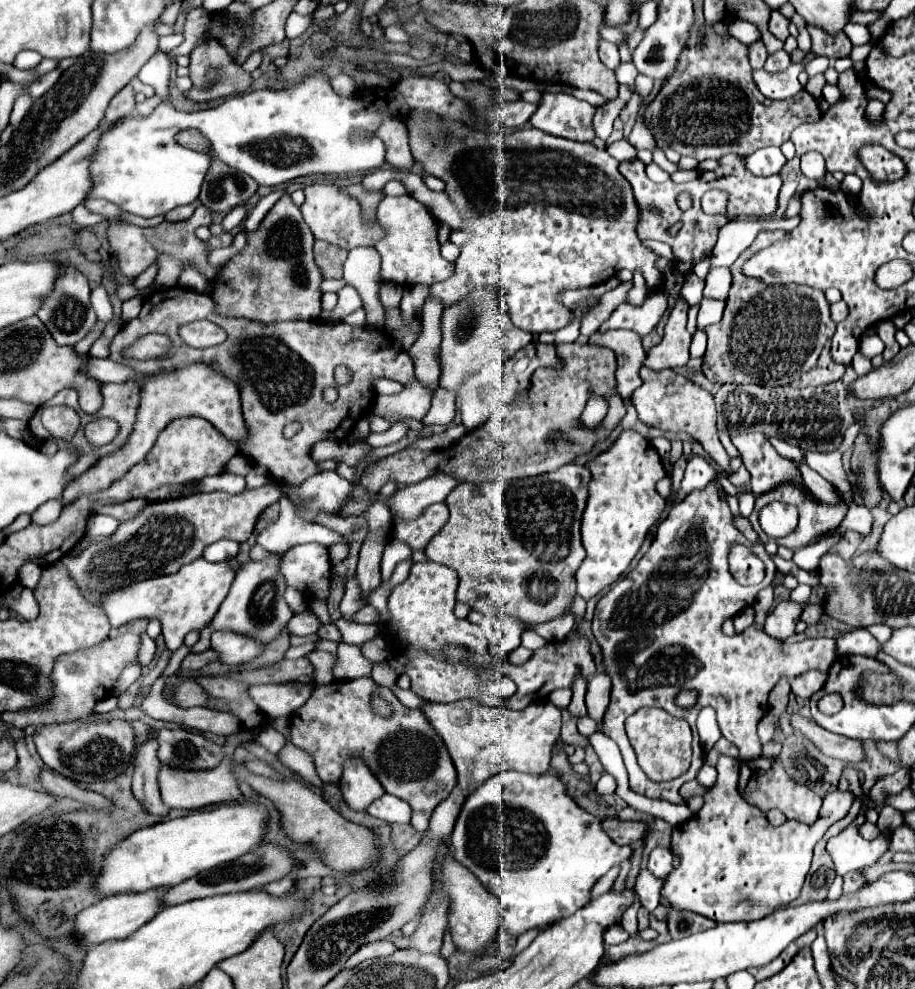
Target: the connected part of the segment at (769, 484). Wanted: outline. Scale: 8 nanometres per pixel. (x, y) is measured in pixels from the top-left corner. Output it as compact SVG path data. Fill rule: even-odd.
M743 432L743 434L733 436L731 440L739 448L743 464L751 474L751 492L755 496L763 492L771 492L779 484L795 482L795 484L805 486L799 466L791 458L781 456L771 446L765 434Z

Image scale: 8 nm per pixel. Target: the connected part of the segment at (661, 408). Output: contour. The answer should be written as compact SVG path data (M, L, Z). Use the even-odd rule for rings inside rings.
M641 368L643 384L633 392L631 400L637 408L639 418L647 426L655 426L667 432L685 432L689 438L703 442L705 452L725 470L729 470L729 454L725 452L723 444L719 442L717 430L715 430L715 404L713 396L703 390L699 384L695 384L691 378L675 372L675 370L651 370Z

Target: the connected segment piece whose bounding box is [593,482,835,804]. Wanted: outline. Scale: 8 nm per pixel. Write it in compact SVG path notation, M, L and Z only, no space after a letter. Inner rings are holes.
M711 482L703 490L693 490L659 524L655 540L639 560L637 568L633 568L621 582L613 584L595 608L593 634L601 646L605 670L613 678L611 702L603 718L603 732L613 738L621 750L631 790L647 798L683 804L683 796L677 793L685 782L697 778L703 766L703 748L699 748L699 734L695 730L695 718L703 706L715 708L721 730L733 730L733 744L739 746L739 758L753 760L761 756L757 724L767 712L767 696L777 680L781 676L799 676L811 668L827 672L835 662L835 640L831 638L779 644L779 640L770 638L763 630L753 626L748 628L744 637L725 636L721 632L721 624L745 606L753 604L757 592L769 586L775 576L775 566L769 556L766 558L764 544L759 542L752 546L752 551L767 566L763 582L753 588L735 584L727 564L733 544L751 548L747 538L733 524L733 514L723 486L719 482ZM683 690L697 692L697 702L691 708L679 708L675 704L677 694ZM643 706L681 712L681 716L691 722L693 762L685 776L655 784L647 780L643 770L637 766L633 748L625 734L625 718Z

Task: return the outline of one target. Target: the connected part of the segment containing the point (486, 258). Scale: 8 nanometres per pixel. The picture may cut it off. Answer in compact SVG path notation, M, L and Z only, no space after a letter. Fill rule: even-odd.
M421 114L419 118L417 116L409 116L405 120L407 124L407 130L409 130L409 146L411 146L411 152L413 152L413 158L417 162L423 164L423 168L431 174L431 176L437 176L445 182L445 194L449 196L449 200L459 208L459 214L463 220L469 220L469 234L471 238L461 246L461 254L459 258L455 260L455 274L445 280L445 282L439 282L439 284L433 284L429 288L429 298L435 298L443 304L443 308L451 308L451 304L459 304L459 300L467 298L467 294L475 288L489 288L493 292L501 292L503 298L505 298L505 310L509 312L509 318L511 322L521 328L521 330L527 330L531 334L541 334L541 332L555 332L559 328L563 328L569 320L571 320L571 312L559 302L559 294L567 292L567 290L581 290L581 288L591 288L599 282L605 282L609 280L611 276L615 276L621 268L627 268L627 270L635 270L639 268L645 276L645 282L647 286L657 286L661 284L661 272L655 270L655 262L661 258L659 254L655 254L651 248L643 246L643 242L637 238L635 230L637 230L637 224L639 224L639 204L635 204L635 196L631 192L631 184L627 184L625 176L617 170L619 162L615 158L611 158L605 150L597 150L593 144L579 144L575 140L563 140L559 136L551 136L543 130L537 130L537 128L523 128L523 130L517 130L513 134L495 134L495 132L477 132L477 130L471 130L467 128L465 124L461 122L449 122L445 124L447 130L443 134L443 138L435 140L431 138L425 130L423 130L423 124L425 122L431 122L435 120L435 116L431 114Z

